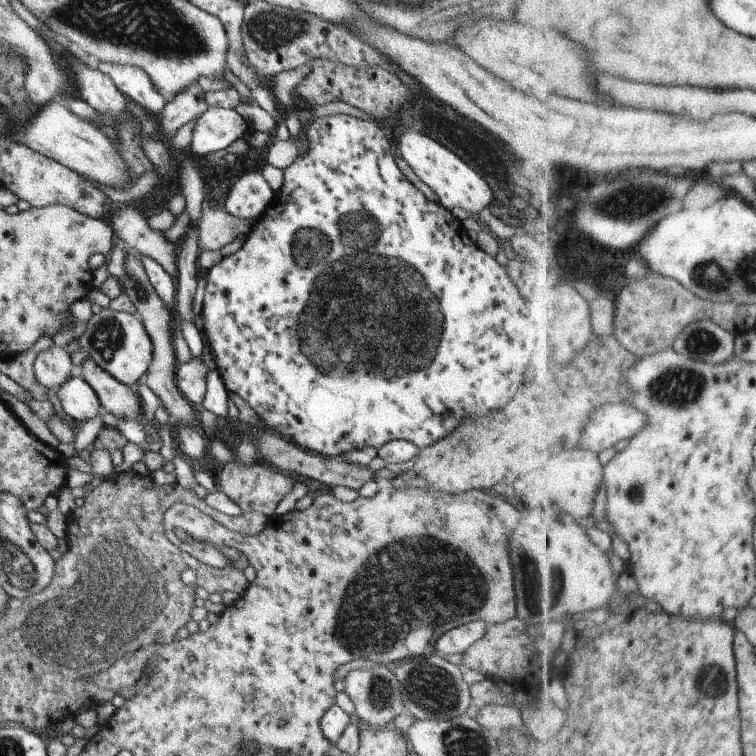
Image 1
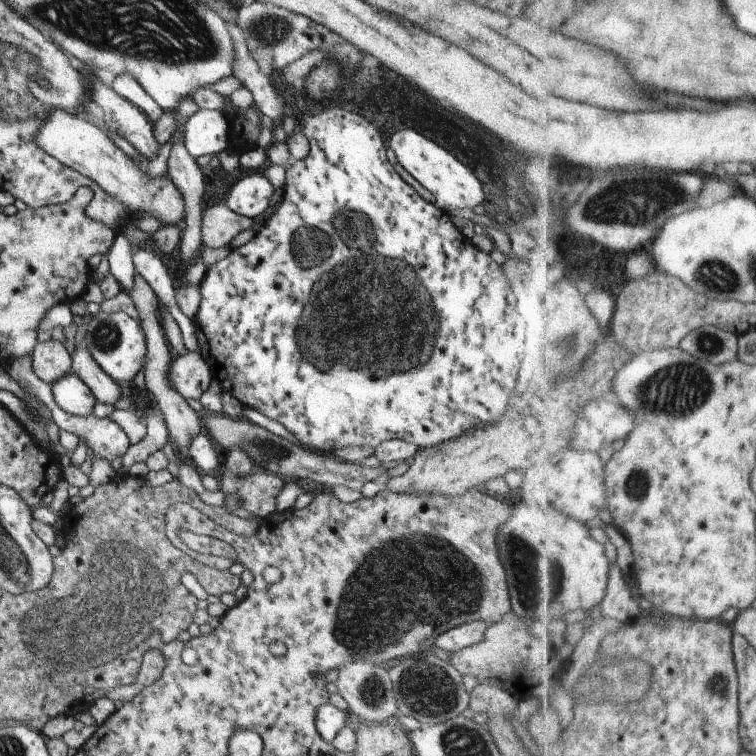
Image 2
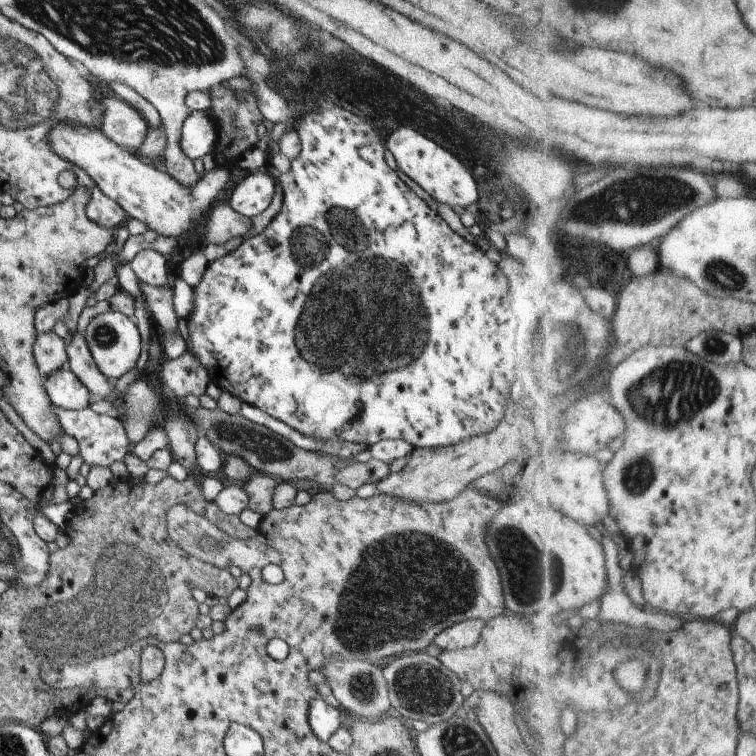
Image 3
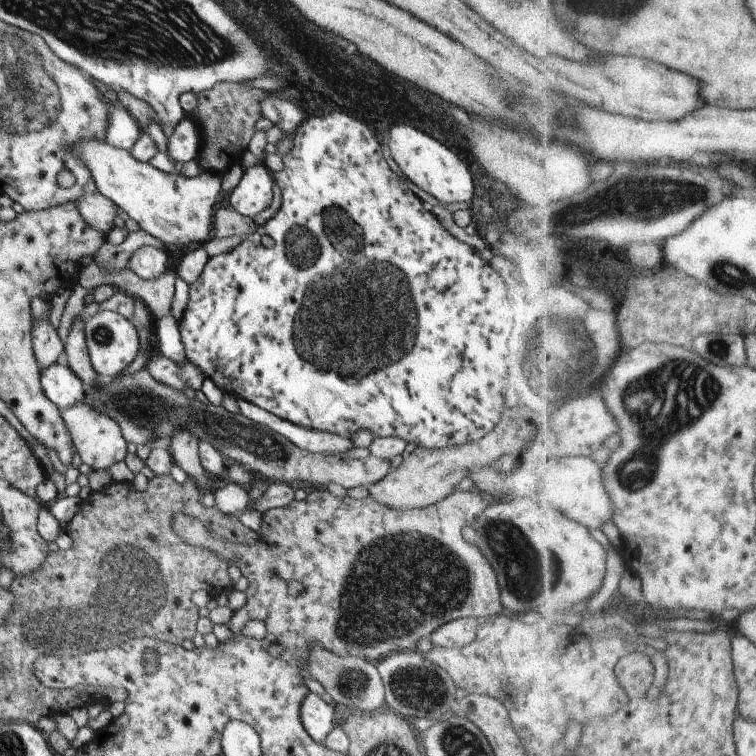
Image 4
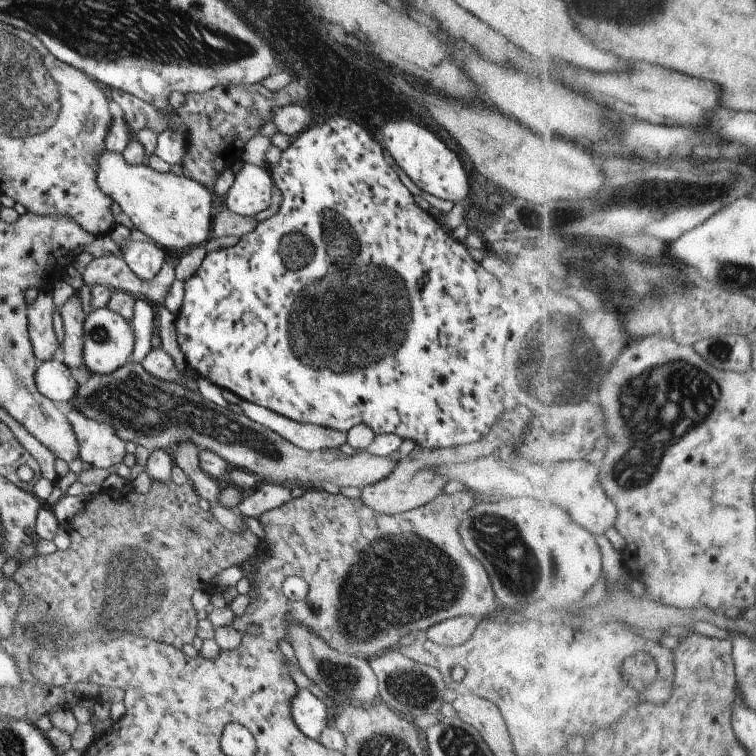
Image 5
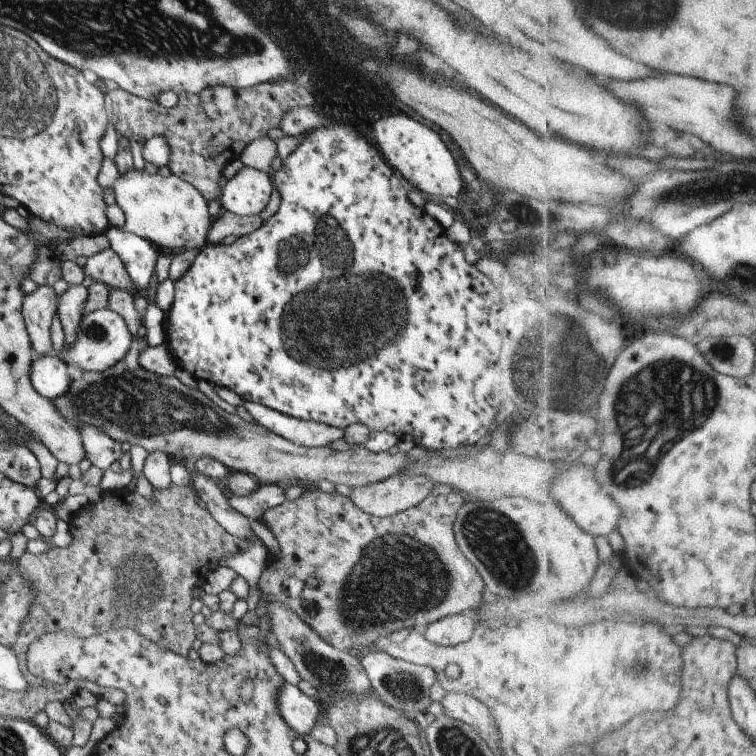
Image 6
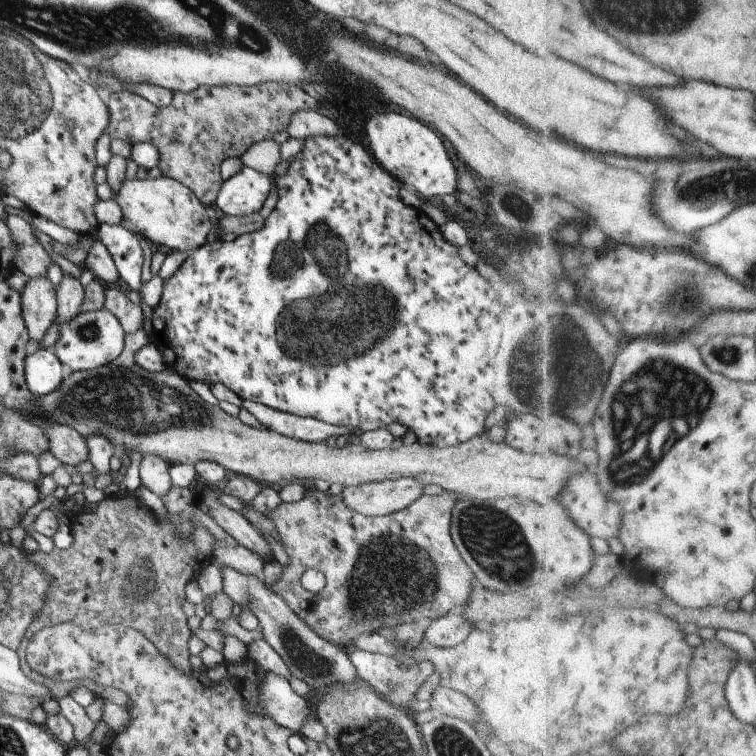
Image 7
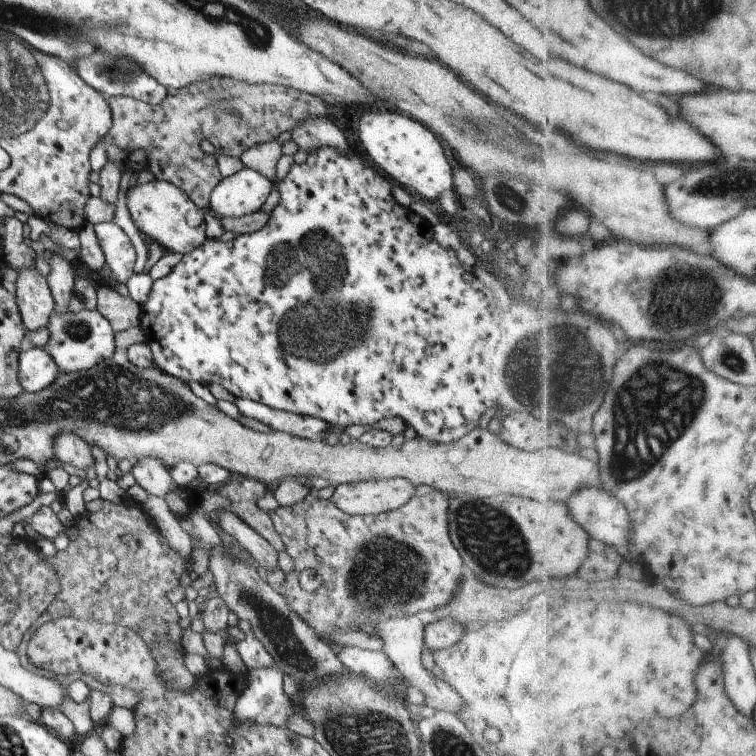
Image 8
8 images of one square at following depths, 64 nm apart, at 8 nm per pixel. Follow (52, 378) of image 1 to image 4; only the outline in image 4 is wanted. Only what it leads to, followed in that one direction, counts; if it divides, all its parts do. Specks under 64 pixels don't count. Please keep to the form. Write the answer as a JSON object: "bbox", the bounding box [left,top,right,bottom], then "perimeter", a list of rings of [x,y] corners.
{"bbox":[33,318,64,370],"perimeter":[[[38,318],[33,324],[33,351],[40,364],[40,370],[46,370],[48,366],[57,363],[58,357],[64,351],[64,341],[50,323],[50,319]]]}

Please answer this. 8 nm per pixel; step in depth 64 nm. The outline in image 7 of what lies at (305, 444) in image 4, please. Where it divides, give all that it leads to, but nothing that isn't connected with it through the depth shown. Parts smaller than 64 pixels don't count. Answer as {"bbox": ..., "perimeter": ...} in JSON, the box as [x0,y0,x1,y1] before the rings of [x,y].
{"bbox":[241,400,363,444],"perimeter":[[[243,400],[241,406],[246,408],[262,426],[300,442],[322,444],[326,443],[331,436],[347,435],[350,437],[352,432],[357,435],[363,432],[361,429],[354,431],[352,427],[336,426],[336,424],[328,424],[315,418],[288,414],[254,401]]]}

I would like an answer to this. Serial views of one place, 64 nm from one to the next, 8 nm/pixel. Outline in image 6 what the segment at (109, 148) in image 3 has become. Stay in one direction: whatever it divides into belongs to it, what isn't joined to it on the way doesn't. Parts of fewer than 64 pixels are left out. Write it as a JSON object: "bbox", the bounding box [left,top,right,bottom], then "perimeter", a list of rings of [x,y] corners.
{"bbox":[97,158,213,250],"perimeter":[[[103,158],[97,181],[103,189],[110,188],[114,192],[116,204],[126,216],[123,226],[126,232],[146,239],[156,248],[170,250],[196,250],[208,243],[213,219],[208,213],[208,200],[190,182],[174,174],[150,175],[135,168],[120,174],[114,158]]]}

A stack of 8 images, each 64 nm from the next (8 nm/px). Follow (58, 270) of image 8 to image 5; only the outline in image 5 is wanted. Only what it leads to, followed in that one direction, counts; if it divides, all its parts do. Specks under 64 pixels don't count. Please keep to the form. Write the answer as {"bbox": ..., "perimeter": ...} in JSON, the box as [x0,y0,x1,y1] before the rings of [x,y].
{"bbox":[57,293,92,376],"perimeter":[[[74,293],[62,306],[57,317],[63,322],[64,338],[61,342],[64,350],[64,363],[68,368],[78,368],[88,376],[92,372],[84,366],[84,308],[80,302],[80,296]]]}

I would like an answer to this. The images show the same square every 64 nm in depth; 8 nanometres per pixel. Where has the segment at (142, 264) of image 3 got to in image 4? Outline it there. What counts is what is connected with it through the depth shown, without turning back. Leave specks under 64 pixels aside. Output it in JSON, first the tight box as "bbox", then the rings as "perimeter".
{"bbox":[126,246,168,280],"perimeter":[[[144,246],[130,256],[126,267],[144,280],[154,280],[166,272],[166,260],[168,256],[164,250]]]}

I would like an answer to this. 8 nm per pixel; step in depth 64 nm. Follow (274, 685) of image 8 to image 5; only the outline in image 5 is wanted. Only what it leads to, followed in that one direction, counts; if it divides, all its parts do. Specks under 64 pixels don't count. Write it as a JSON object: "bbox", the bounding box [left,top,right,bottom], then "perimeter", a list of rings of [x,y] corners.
{"bbox":[292,687,328,741],"perimeter":[[[298,687],[292,698],[292,720],[302,734],[319,741],[322,730],[328,728],[326,705],[310,690]]]}

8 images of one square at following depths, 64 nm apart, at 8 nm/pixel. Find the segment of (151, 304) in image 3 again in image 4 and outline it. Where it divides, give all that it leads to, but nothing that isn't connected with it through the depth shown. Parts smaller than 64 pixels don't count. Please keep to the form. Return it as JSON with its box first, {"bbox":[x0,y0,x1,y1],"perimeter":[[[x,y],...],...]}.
{"bbox":[78,262,178,321],"perimeter":[[[92,262],[81,269],[78,277],[78,284],[88,290],[110,284],[116,290],[130,293],[134,298],[138,296],[157,321],[172,316],[170,308],[174,298],[175,279],[178,277],[174,272],[166,271],[154,280],[144,280],[127,267],[122,270],[106,270]]]}

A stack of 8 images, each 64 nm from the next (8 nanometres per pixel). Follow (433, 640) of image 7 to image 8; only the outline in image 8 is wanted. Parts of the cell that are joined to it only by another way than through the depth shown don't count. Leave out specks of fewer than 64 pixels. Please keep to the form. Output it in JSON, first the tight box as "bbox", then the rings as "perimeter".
{"bbox":[424,616,466,651],"perimeter":[[[446,616],[425,626],[424,642],[430,651],[445,649],[460,642],[464,630],[466,630],[464,625]]]}

